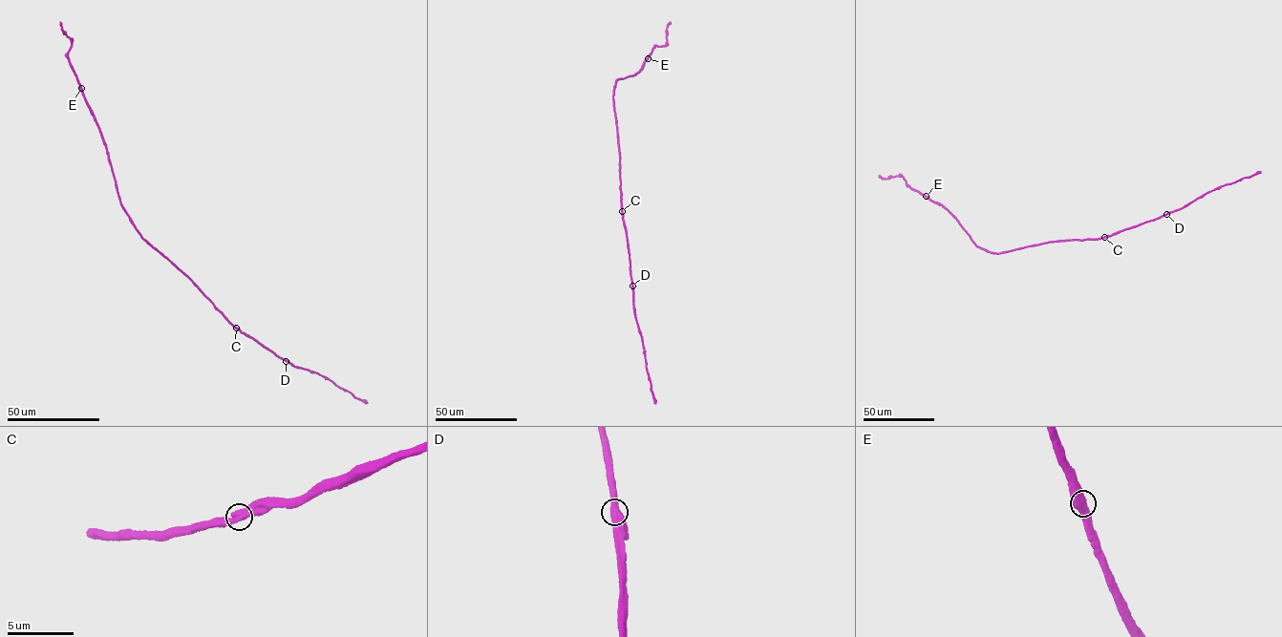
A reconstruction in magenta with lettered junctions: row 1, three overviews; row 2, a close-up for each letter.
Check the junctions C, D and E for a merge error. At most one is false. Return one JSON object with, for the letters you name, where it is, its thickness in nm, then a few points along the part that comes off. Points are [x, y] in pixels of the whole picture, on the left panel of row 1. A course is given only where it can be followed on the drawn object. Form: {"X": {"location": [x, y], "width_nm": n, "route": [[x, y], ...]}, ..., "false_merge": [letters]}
{"false_merge": []}

